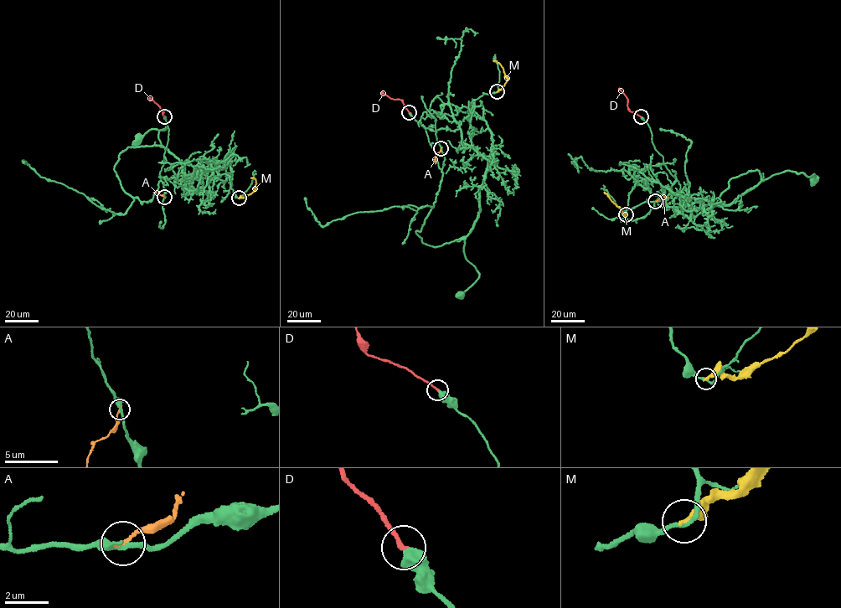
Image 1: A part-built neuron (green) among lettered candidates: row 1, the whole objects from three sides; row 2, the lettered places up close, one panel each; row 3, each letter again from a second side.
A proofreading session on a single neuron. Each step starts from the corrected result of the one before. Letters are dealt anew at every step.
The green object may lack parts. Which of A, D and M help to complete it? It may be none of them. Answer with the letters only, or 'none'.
D

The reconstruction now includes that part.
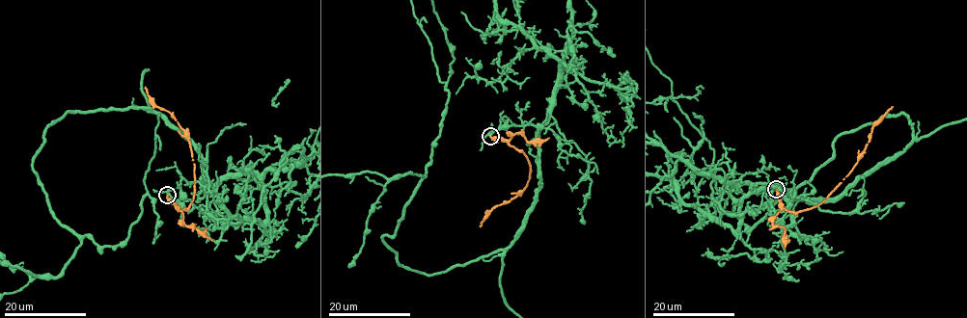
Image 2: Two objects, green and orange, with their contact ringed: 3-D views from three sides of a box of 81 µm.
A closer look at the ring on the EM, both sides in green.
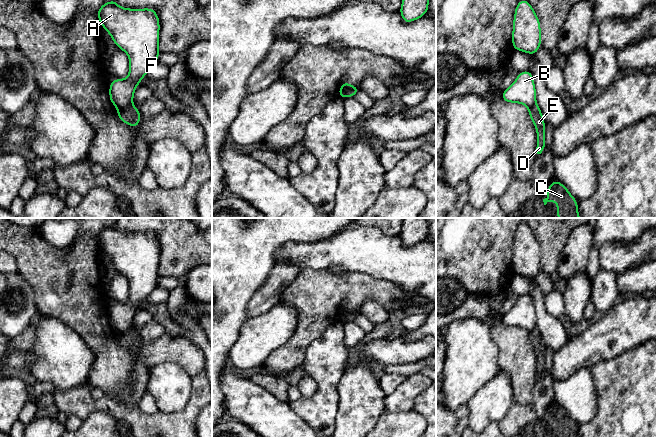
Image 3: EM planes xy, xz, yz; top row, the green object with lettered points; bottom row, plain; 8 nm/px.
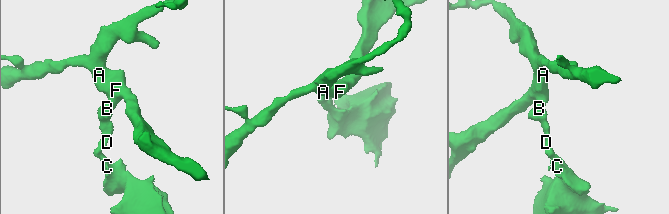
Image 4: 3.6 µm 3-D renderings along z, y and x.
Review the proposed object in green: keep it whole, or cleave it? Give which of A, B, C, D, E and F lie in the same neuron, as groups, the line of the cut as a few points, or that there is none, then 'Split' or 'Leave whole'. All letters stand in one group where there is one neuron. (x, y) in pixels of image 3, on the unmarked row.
Groups: A B F / C D E. Split along xy (132, 327), (117, 333). Split

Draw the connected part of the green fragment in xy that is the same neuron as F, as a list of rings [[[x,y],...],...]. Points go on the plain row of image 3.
[[[113,223],[100,230],[97,242],[103,253],[111,260],[114,268],[124,275],[129,282],[129,298],[125,303],[115,302],[109,308],[109,323],[117,333],[133,328],[134,316],[140,305],[157,287],[161,278],[159,275],[160,246],[153,232],[131,233],[123,232]]]

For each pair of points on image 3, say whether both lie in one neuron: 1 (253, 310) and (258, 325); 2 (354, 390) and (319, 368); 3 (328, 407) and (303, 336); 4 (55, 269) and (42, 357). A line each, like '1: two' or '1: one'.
1: two
2: two
3: two
4: two

